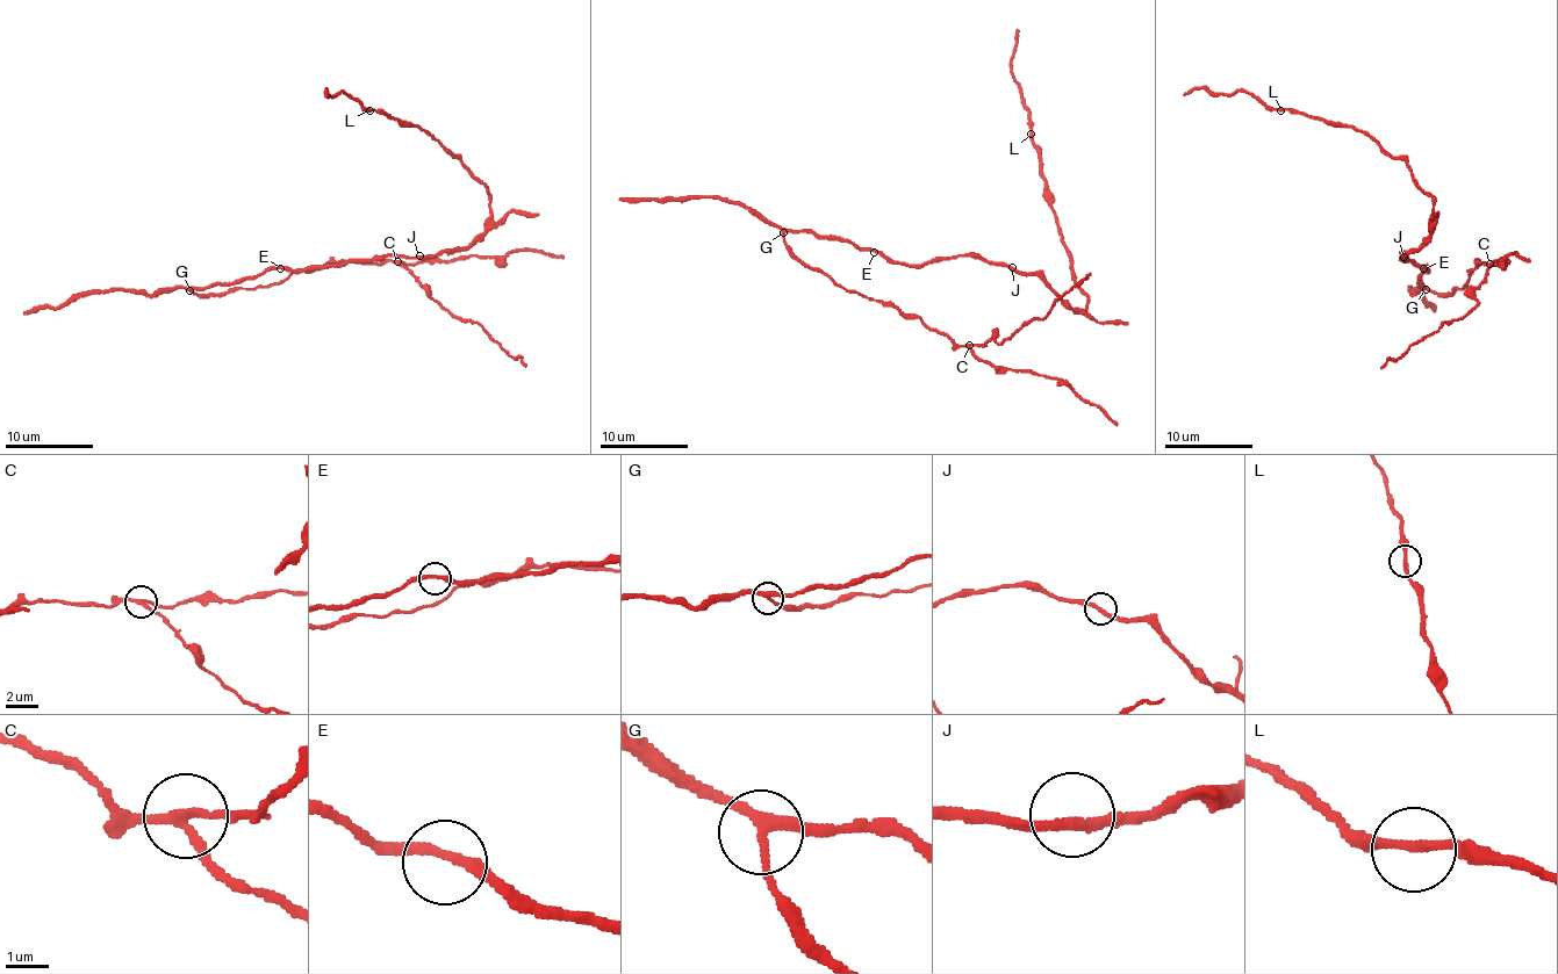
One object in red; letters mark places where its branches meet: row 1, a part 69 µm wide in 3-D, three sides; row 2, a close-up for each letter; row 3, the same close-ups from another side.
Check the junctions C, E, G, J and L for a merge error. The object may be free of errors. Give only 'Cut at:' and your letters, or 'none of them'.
Cut at: C

